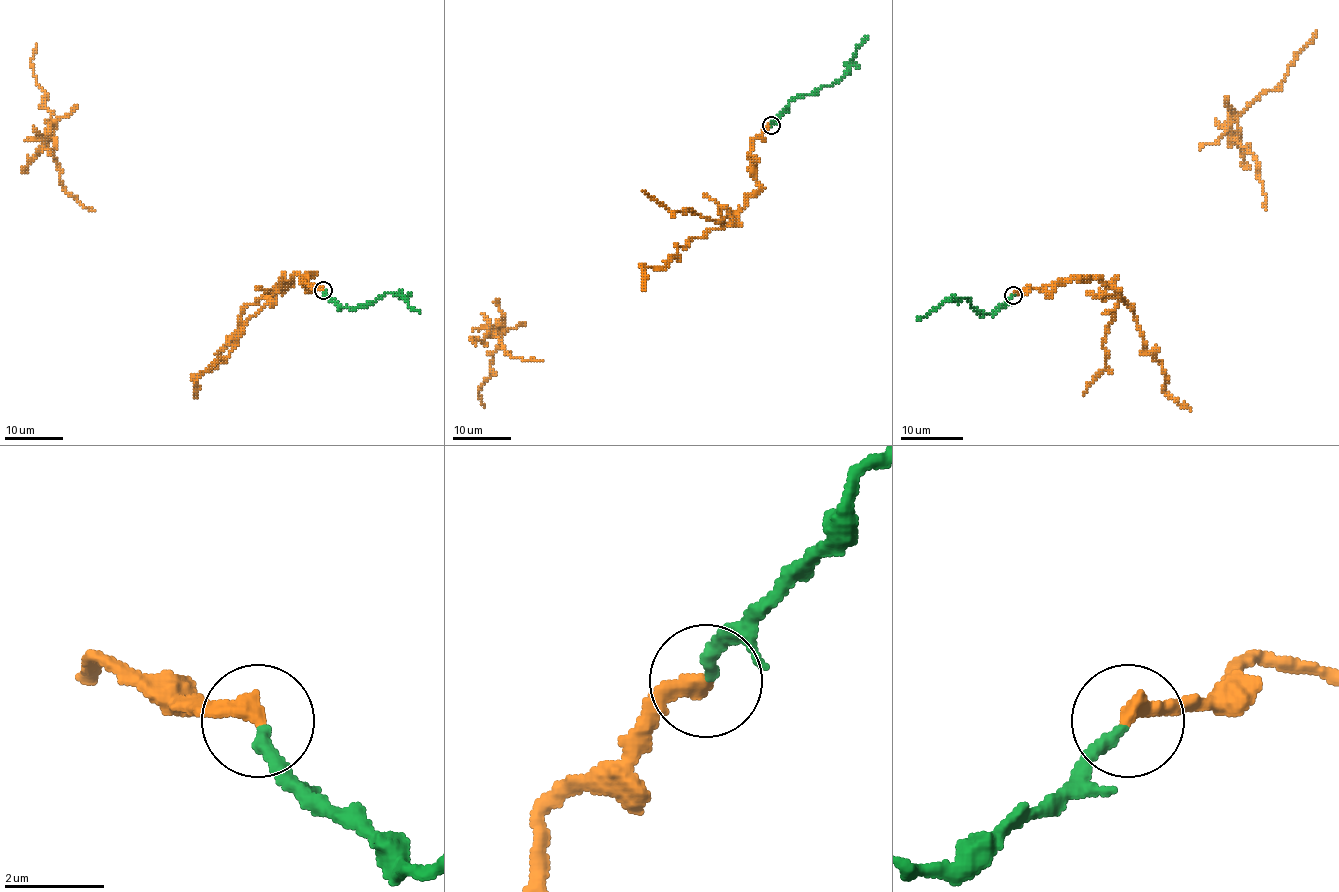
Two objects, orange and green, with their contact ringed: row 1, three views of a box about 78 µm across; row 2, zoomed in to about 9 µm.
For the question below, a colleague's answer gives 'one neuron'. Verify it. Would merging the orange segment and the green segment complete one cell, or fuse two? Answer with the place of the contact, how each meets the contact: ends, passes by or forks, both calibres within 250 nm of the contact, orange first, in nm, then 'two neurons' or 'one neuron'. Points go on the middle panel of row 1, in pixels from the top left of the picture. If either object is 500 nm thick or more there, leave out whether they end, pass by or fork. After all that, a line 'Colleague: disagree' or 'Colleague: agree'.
(771, 125) | orange ends | green ends | 360/240 nm | two neurons
Colleague: disagree

